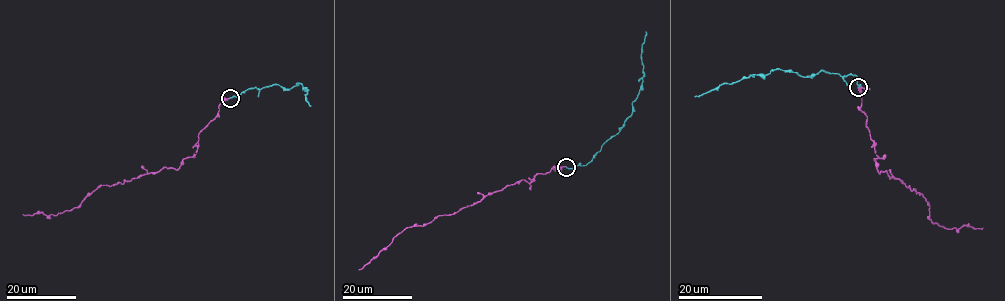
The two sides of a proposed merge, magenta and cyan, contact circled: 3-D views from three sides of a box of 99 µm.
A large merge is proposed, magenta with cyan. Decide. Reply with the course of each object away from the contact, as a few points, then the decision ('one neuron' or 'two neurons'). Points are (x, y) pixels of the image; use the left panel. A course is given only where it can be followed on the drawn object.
magenta runs (230, 97), (199, 134), (197, 152), (177, 169), (100, 185), (56, 215), (23, 214); cyan runs (231, 97), (249, 89), (278, 84), (289, 90), (300, 83), (307, 88), (305, 99), (309, 106); two neurons

